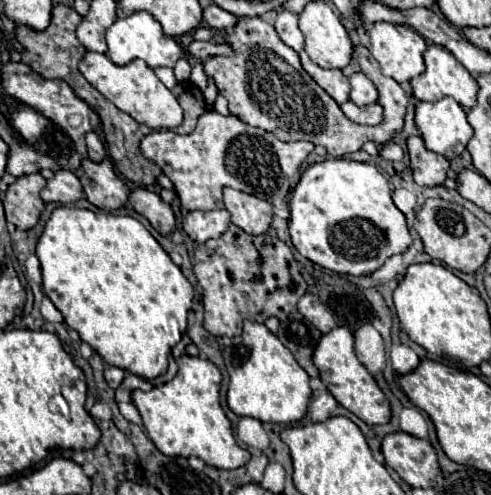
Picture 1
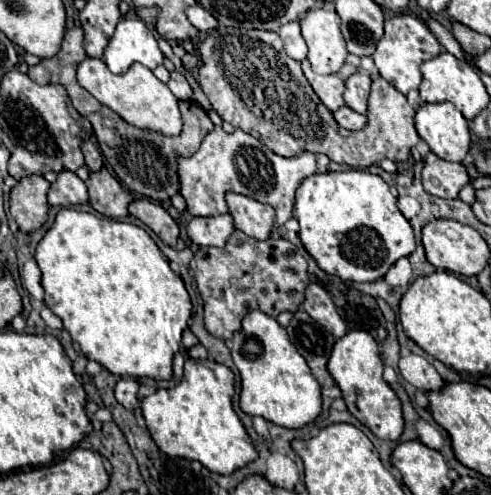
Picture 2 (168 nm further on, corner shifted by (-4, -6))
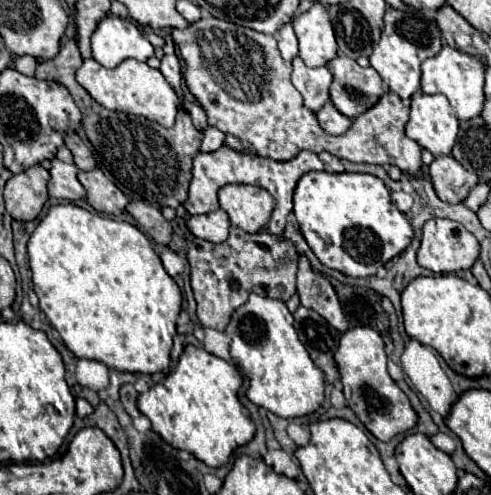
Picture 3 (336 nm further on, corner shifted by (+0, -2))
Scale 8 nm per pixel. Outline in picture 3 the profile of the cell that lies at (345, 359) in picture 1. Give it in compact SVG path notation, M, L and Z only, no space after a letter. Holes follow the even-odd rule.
M353 327L343 333L339 349L335 351L335 361L341 373L343 395L347 405L355 411L361 423L379 439L389 441L399 433L415 427L417 413L411 407L407 395L397 387L397 383L387 373L387 353L385 343L377 329Z

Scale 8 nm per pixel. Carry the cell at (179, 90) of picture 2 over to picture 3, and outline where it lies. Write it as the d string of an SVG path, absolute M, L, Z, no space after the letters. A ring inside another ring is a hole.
M176 54L165 55L161 59L160 71L164 75L165 79L175 87L177 95L181 97L181 81L183 81L183 75L181 71L181 60Z

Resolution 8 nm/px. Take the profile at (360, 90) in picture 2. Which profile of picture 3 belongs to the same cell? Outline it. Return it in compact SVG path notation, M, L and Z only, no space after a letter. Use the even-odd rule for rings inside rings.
M335 57L329 61L333 83L329 87L331 103L347 119L357 119L385 93L383 81L373 67L363 69L355 59Z

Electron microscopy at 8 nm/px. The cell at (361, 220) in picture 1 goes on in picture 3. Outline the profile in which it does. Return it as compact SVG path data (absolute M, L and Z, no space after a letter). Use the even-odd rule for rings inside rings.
M311 171L301 177L293 197L293 213L301 227L301 233L319 261L331 269L337 269L349 277L369 277L375 275L379 267L383 267L389 259L403 253L405 247L413 239L413 227L405 219L405 215L393 205L391 195L385 183L367 173L325 173Z

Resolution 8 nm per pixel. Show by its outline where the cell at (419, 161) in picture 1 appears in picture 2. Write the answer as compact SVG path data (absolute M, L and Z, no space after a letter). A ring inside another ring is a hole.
M429 153L423 163L423 189L441 199L455 199L459 189L469 183L469 175L461 163L451 163Z

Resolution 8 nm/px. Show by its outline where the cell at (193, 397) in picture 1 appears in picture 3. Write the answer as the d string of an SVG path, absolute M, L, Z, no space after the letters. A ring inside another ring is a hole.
M187 345L179 357L175 373L141 393L137 407L149 417L153 431L169 445L189 451L207 467L221 467L237 447L249 443L255 435L249 411L239 401L241 383L241 373L233 363L215 357L201 347Z

